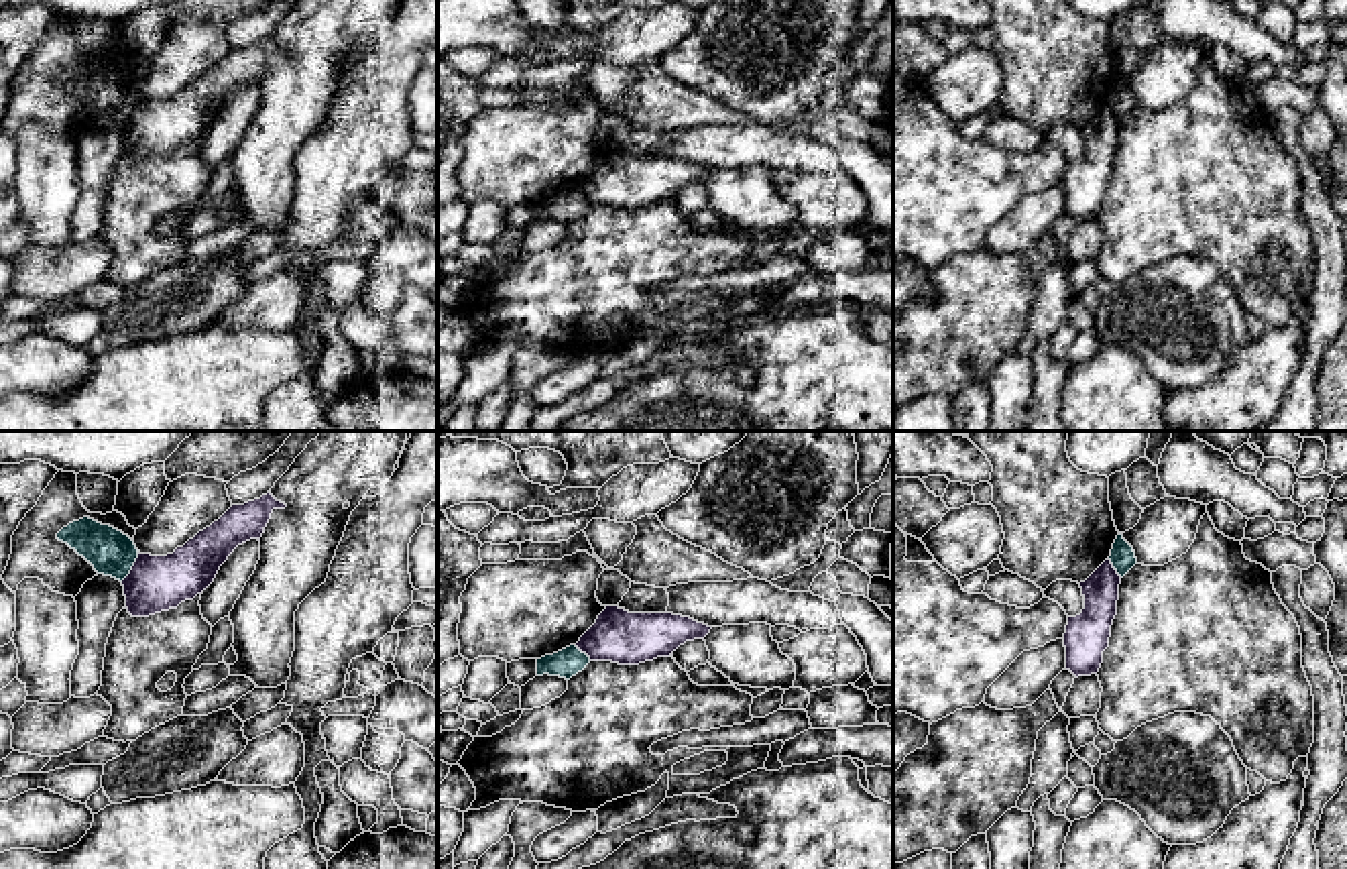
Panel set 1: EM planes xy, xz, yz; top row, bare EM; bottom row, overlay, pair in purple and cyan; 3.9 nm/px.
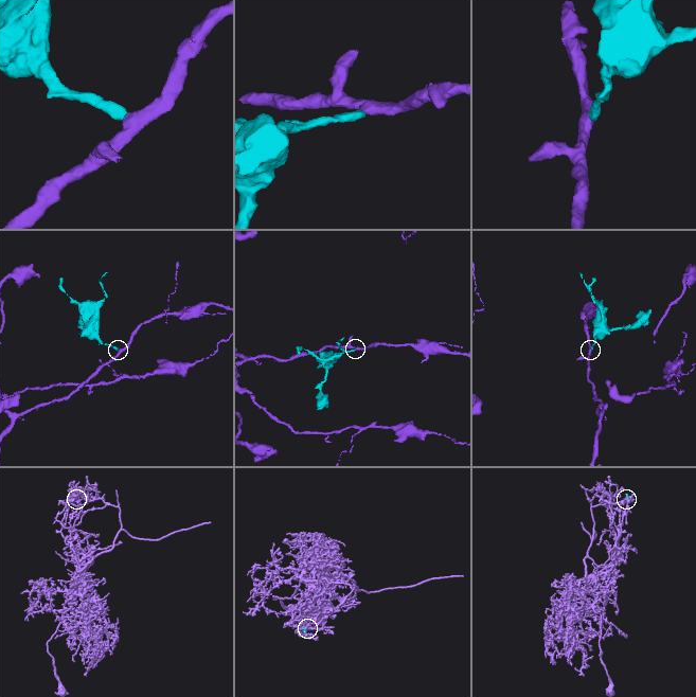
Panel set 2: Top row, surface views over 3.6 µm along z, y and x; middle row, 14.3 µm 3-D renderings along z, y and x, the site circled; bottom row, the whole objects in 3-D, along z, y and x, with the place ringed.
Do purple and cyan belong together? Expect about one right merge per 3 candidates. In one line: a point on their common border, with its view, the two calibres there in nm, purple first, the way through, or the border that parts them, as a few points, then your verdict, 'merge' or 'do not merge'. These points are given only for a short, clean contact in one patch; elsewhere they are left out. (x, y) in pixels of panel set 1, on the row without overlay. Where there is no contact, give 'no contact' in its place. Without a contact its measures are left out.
meets purple in xy at (133, 110); 220 nm thick on the purple side, 180 nm on the other; border along xy (139, 96), (133, 112), (121, 125); do not merge

